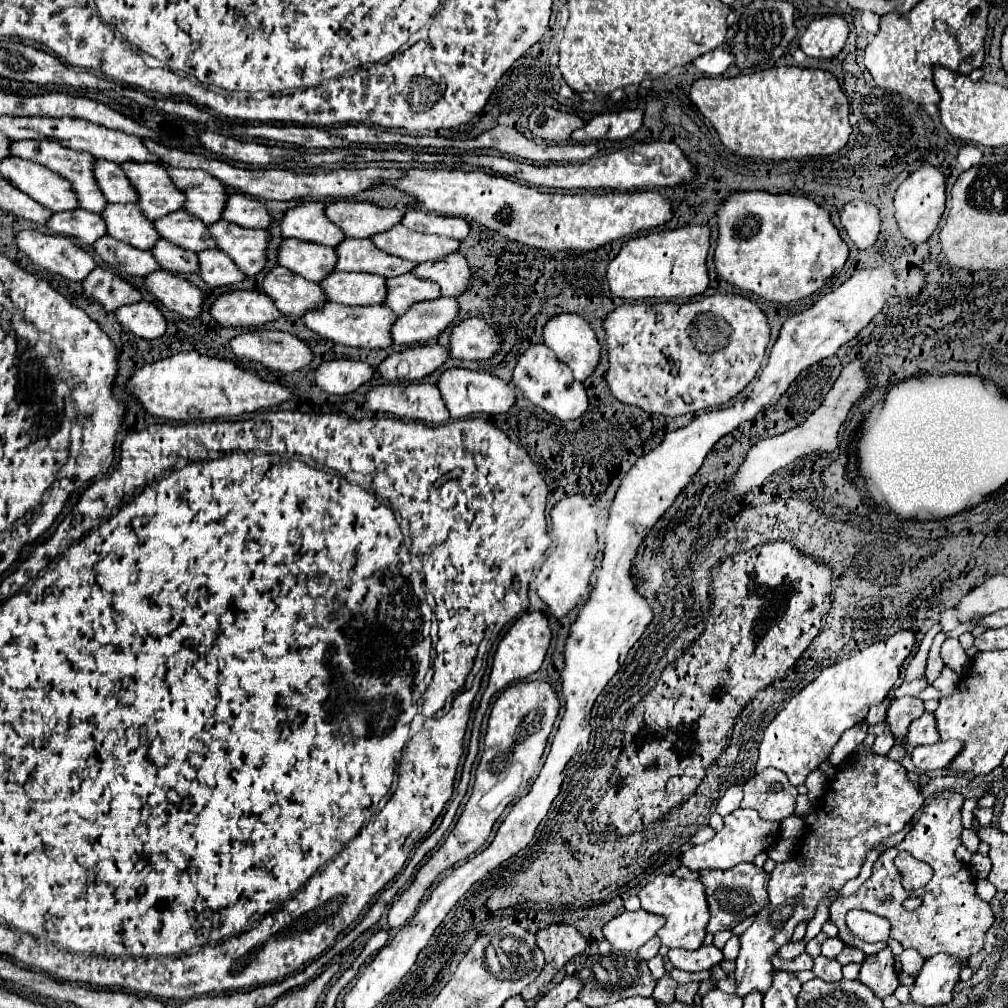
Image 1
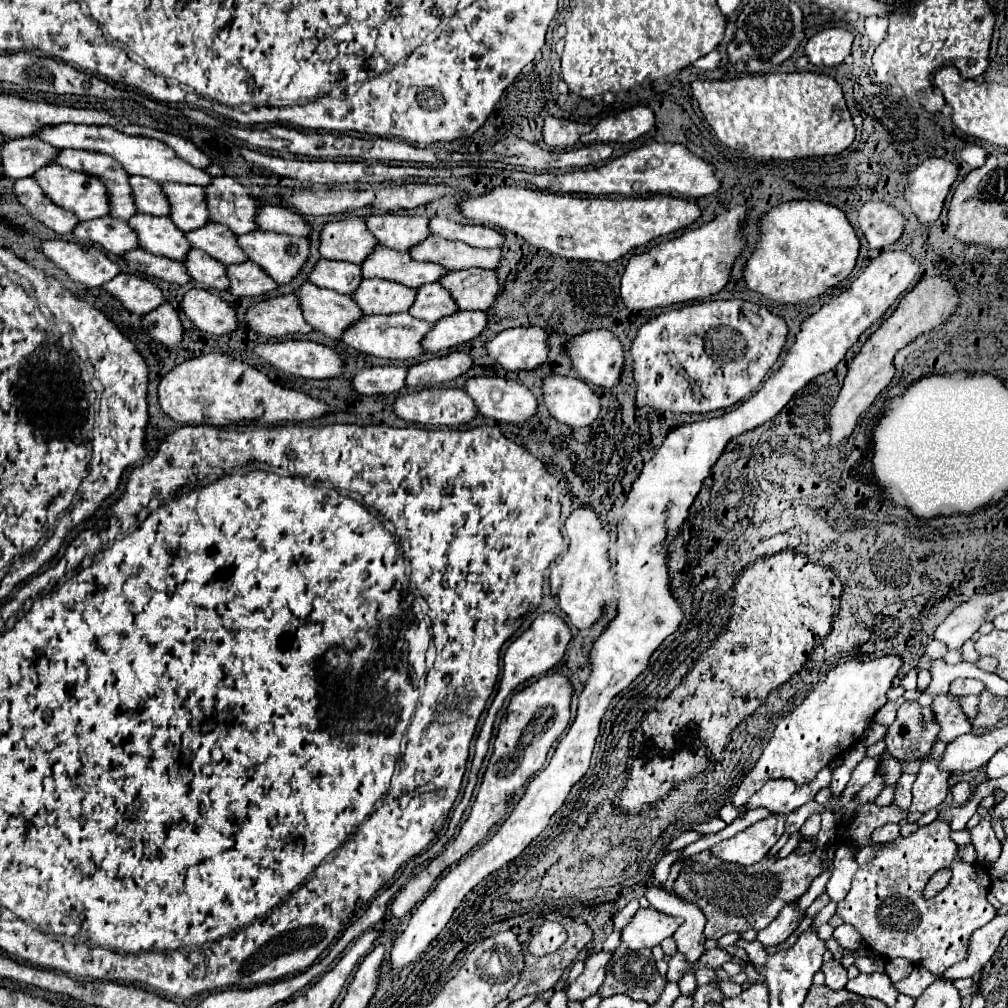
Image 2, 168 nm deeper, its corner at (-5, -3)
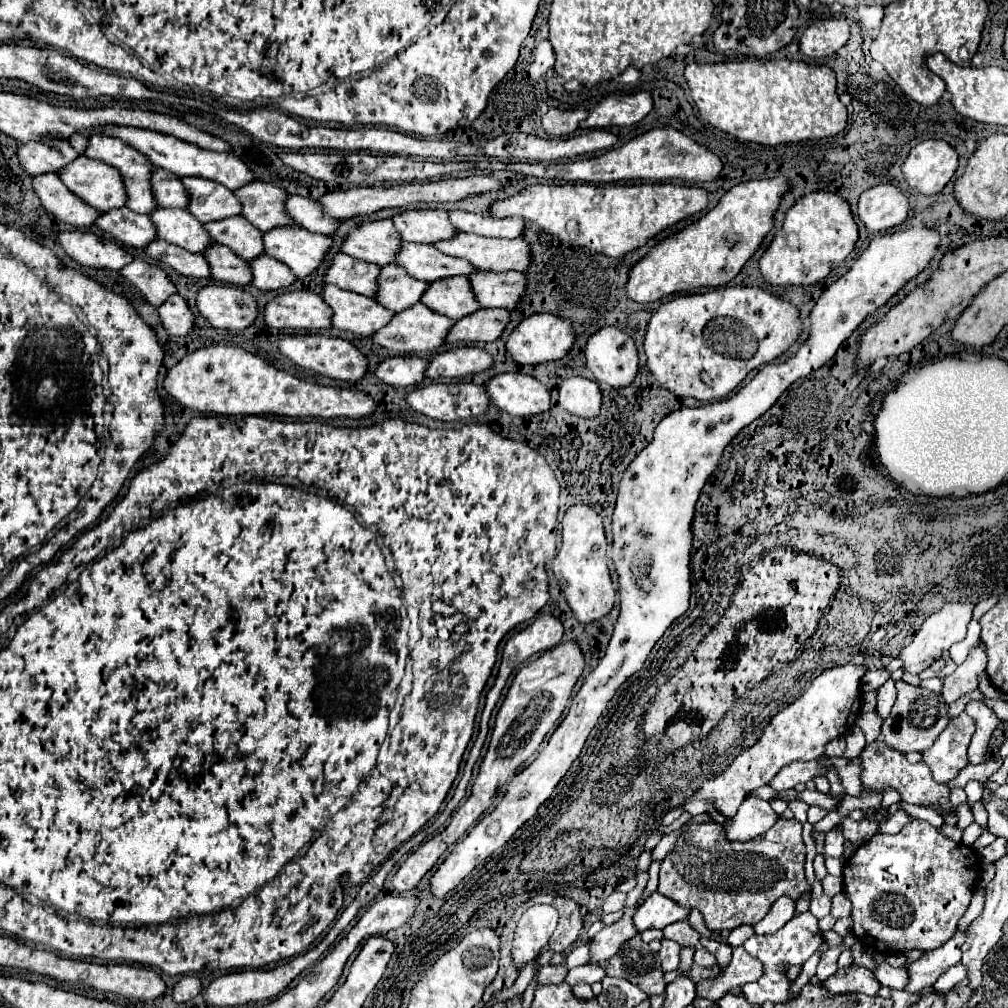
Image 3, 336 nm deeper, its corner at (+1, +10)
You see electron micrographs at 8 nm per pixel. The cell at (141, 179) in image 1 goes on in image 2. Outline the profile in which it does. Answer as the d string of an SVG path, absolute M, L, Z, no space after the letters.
M176 182L162 184L162 188L164 188L170 208L172 208L170 218L182 232L192 232L192 230L200 228L202 224L210 222L204 188L176 184Z

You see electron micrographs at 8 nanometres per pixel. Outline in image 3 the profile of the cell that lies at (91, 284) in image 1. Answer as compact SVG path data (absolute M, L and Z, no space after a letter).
M134 259L132 263L128 263L124 269L120 269L120 275L126 281L130 281L144 295L144 299L154 307L160 307L164 299L176 293L168 275L160 267L150 265L142 259Z

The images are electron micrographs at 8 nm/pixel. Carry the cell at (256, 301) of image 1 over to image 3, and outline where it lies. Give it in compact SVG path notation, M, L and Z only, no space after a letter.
M286 291L266 303L264 321L274 329L328 329L330 309L312 291Z

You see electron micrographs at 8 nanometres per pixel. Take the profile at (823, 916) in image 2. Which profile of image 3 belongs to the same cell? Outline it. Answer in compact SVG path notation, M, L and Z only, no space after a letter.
M828 875L828 877L822 881L822 887L824 887L824 895L826 895L826 897L834 897L836 893L842 891L842 879L840 879L840 877L834 877L834 875Z

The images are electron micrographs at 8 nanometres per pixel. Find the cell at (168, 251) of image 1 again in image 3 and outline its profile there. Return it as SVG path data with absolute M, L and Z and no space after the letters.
M212 243L204 249L204 259L210 267L210 275L216 281L234 283L234 285L248 285L250 283L250 269L244 259L234 255L228 247Z

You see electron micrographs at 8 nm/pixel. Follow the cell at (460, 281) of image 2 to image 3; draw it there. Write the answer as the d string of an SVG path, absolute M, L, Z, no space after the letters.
M472 271L466 275L474 291L476 301L482 307L504 307L514 309L524 291L526 279L518 271Z

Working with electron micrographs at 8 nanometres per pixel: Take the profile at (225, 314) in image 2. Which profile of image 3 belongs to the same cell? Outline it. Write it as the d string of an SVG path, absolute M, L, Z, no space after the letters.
M200 287L196 291L196 309L204 319L220 329L246 329L256 319L256 299L240 287Z

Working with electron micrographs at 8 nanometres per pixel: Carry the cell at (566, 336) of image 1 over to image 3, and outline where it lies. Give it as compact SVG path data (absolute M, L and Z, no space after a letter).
M602 327L592 333L584 347L586 365L598 383L626 387L638 373L634 339L618 327Z

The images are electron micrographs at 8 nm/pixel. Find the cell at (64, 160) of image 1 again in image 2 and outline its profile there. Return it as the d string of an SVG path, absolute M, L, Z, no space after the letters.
M62 150L56 164L98 176L110 192L110 216L130 220L130 216L136 214L132 204L132 188L128 184L130 174L124 172L124 168L112 156L88 150Z

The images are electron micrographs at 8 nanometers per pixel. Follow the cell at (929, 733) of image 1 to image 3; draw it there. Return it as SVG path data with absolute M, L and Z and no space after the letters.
M980 643L974 651L970 651L968 659L962 665L958 665L952 675L944 677L944 685L940 691L944 703L952 705L962 695L974 691L978 687L978 675L984 671L984 667L986 667L986 653Z

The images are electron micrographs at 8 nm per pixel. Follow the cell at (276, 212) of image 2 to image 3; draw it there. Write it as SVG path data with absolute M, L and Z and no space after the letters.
M288 195L284 201L284 209L288 217L294 221L294 225L304 227L308 231L330 235L338 227L338 219L322 213L322 207L318 207L318 203L312 199L300 195Z

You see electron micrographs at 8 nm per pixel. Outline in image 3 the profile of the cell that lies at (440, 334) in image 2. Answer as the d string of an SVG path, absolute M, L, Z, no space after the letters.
M478 309L462 319L458 319L450 331L446 333L446 345L458 343L458 341L494 341L502 335L504 327L508 323L508 311L506 309Z

